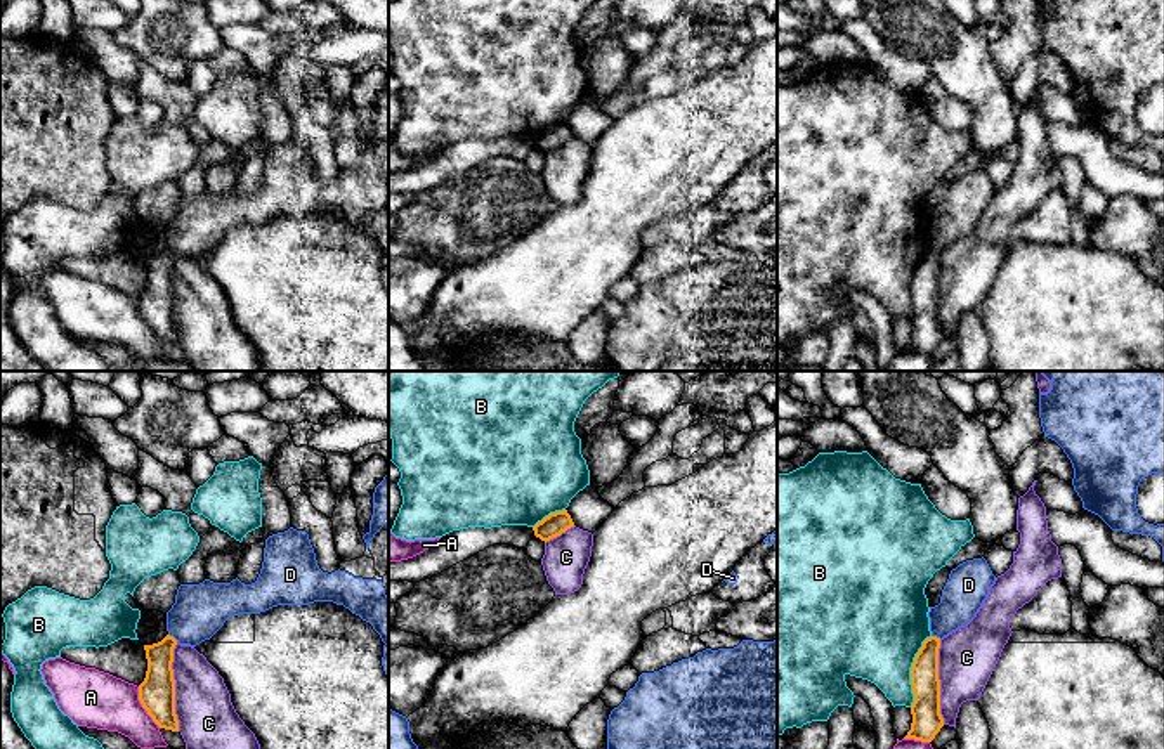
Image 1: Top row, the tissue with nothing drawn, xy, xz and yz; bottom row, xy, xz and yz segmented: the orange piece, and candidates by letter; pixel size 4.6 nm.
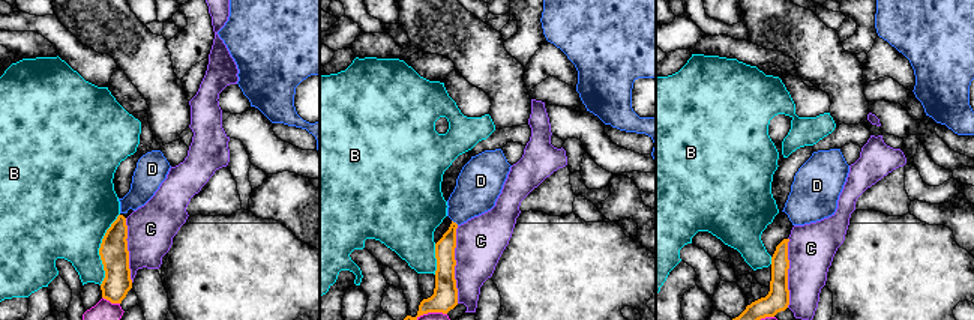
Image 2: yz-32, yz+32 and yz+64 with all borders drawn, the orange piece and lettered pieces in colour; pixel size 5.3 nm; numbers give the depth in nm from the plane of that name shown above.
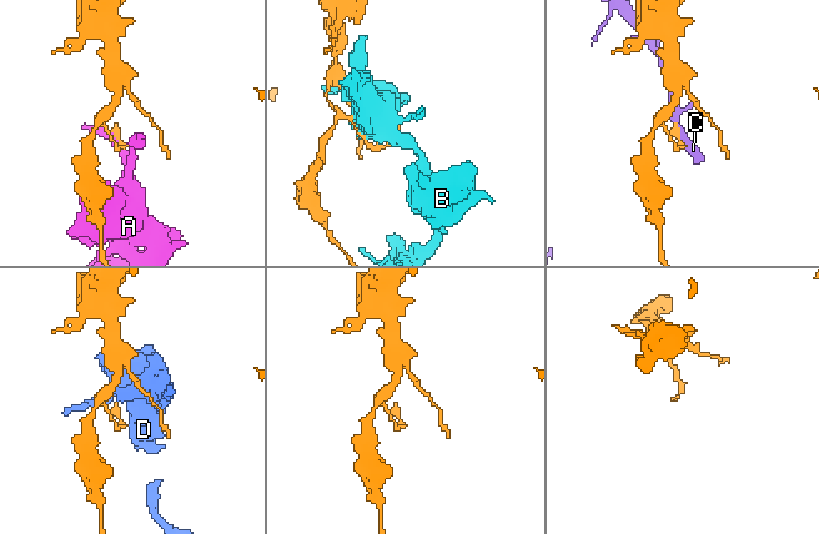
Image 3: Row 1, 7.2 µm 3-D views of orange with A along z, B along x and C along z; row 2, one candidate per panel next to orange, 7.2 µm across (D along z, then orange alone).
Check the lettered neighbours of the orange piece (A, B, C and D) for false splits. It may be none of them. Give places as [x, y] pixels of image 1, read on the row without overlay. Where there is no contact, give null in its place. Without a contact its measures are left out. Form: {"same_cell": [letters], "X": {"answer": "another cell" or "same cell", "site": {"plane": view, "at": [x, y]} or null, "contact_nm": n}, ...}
{"same_cell": [], "A": {"answer": "another cell", "site": {"plane": "xy", "at": [143, 318]}, "contact_nm": 220}, "B": {"answer": "another cell", "site": {"plane": "yz", "at": [911, 283]}, "contact_nm": 340}, "C": {"answer": "another cell", "site": {"plane": "xy", "at": [174, 299]}, "contact_nm": 400}, "D": {"answer": "another cell", "site": {"plane": "xy", "at": [174, 250]}, "contact_nm": 60}}

